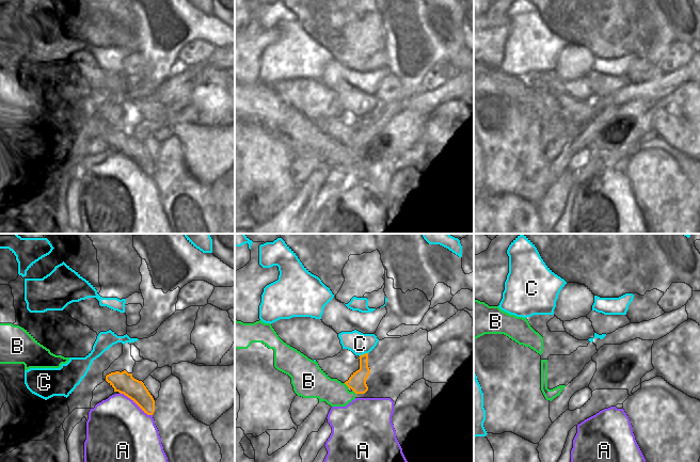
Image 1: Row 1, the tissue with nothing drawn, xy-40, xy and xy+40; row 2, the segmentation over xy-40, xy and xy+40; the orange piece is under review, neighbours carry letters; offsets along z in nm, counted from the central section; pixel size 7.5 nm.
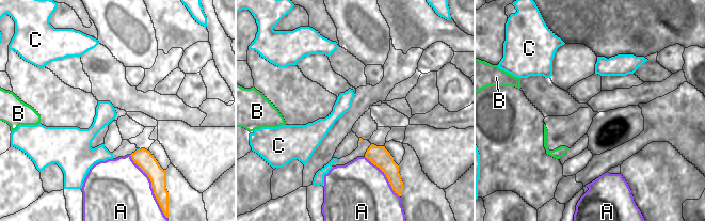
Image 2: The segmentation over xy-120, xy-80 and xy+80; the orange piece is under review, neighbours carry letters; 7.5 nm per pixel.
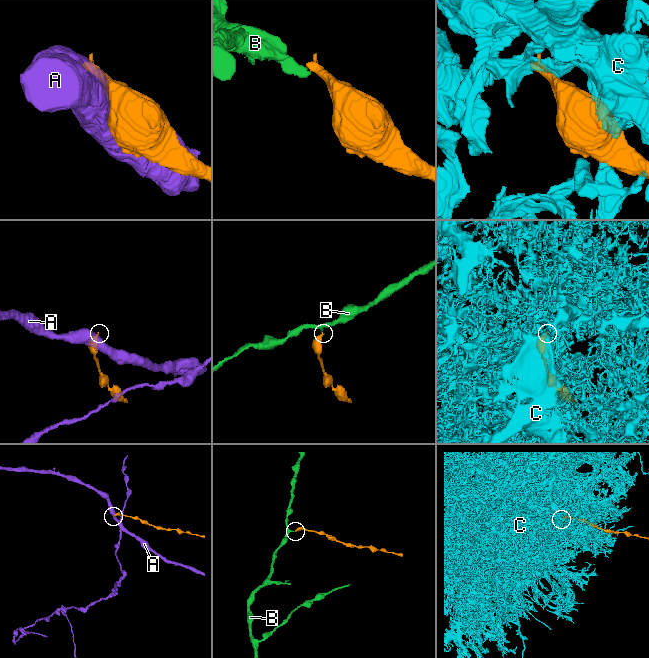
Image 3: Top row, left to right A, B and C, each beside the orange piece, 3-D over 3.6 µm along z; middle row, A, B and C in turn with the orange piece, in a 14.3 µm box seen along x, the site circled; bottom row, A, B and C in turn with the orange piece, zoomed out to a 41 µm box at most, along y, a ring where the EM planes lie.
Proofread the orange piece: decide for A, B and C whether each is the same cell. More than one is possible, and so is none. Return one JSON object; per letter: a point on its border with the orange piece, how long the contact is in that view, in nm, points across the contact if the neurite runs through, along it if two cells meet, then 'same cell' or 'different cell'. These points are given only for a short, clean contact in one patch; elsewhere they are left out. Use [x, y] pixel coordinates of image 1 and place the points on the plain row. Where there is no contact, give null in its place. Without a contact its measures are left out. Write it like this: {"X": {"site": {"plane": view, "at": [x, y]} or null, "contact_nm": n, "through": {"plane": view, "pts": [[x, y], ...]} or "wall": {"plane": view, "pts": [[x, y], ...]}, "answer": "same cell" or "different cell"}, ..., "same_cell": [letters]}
{"A": {"site": {"plane": "xy-40", "at": [136, 163]}, "contact_nm": 300, "answer": "different cell"}, "B": {"site": {"plane": "xy", "at": [347, 146]}, "contact_nm": 60, "through": {"plane": "xy", "pts": [[356, 143], [347, 146], [320, 147], [314, 144]]}, "answer": "same cell"}, "C": {"site": {"plane": "xy", "at": [363, 115]}, "contact_nm": 80, "answer": "different cell"}, "same_cell": ["B"]}

